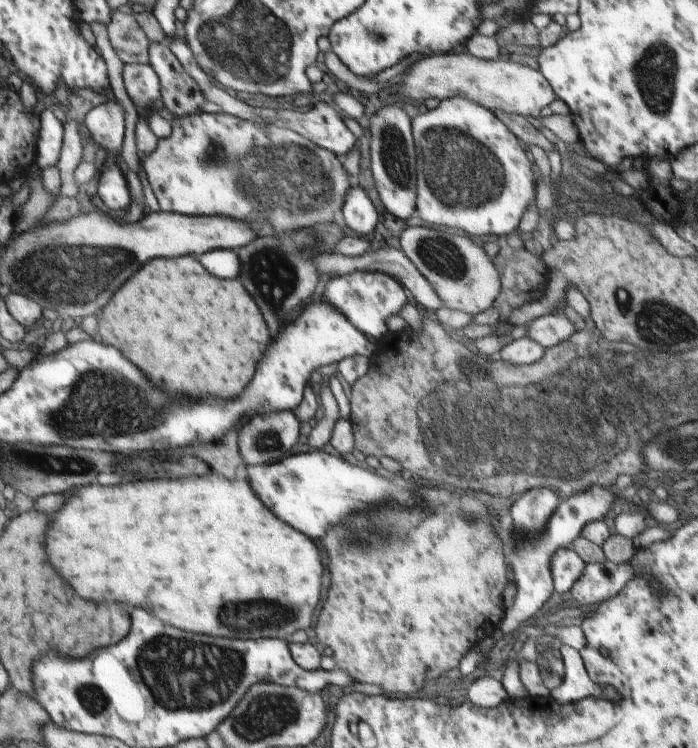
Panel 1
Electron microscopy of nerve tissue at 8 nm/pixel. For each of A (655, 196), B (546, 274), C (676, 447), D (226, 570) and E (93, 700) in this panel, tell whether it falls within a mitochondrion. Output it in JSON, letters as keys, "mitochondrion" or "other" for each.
{"A":"other","B":"other","C":"mitochondrion","D":"other","E":"mitochondrion"}

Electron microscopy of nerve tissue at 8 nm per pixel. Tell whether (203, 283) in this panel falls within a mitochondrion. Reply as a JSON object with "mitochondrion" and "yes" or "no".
{"mitochondrion":"no"}

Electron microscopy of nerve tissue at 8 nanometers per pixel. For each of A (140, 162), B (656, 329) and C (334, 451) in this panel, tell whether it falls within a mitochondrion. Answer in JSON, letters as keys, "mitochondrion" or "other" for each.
{"A":"other","B":"mitochondrion","C":"other"}

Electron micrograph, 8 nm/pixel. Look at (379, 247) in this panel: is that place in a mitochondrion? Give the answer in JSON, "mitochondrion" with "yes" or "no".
{"mitochondrion":"no"}

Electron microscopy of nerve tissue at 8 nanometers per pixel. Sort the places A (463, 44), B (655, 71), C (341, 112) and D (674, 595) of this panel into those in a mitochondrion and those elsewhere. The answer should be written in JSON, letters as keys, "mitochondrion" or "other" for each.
{"A":"other","B":"mitochondrion","C":"other","D":"other"}

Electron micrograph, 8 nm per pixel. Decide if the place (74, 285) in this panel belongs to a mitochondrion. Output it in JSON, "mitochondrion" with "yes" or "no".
{"mitochondrion":"yes"}

